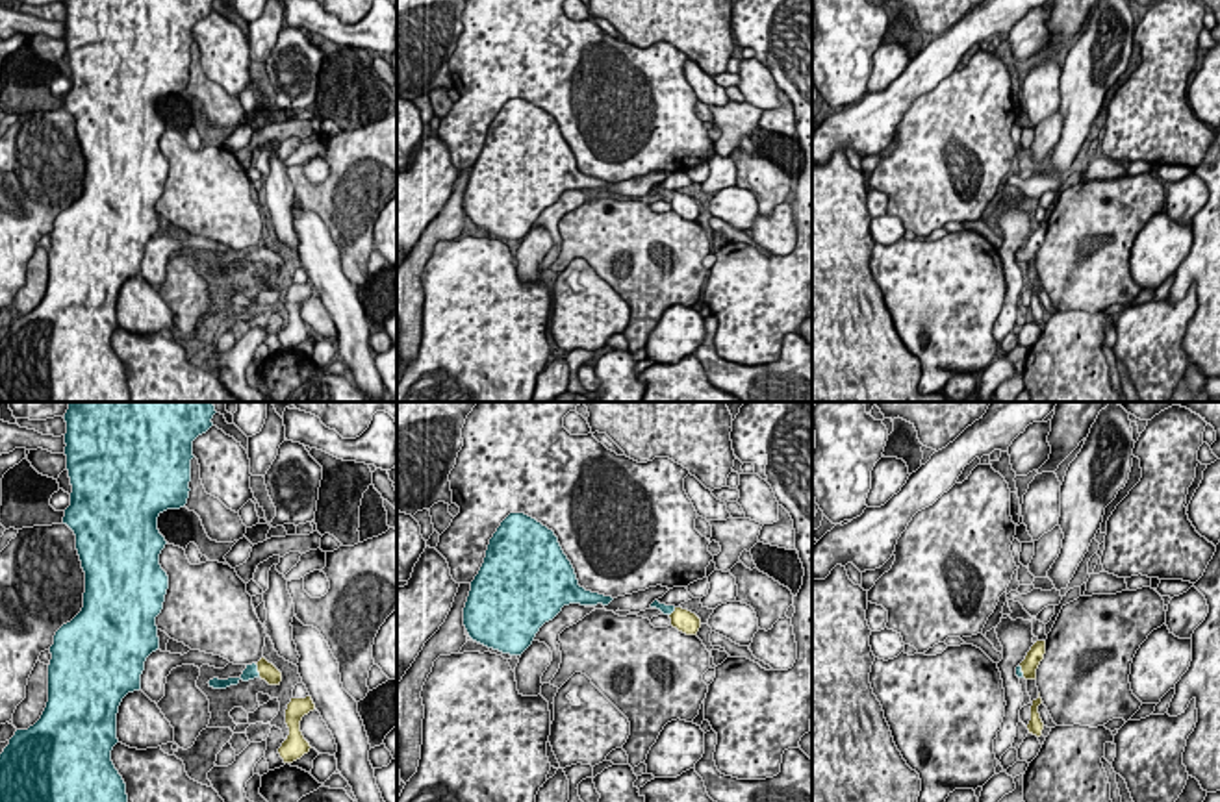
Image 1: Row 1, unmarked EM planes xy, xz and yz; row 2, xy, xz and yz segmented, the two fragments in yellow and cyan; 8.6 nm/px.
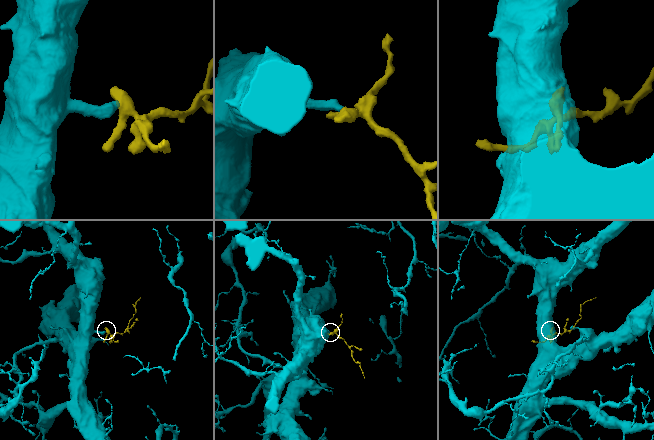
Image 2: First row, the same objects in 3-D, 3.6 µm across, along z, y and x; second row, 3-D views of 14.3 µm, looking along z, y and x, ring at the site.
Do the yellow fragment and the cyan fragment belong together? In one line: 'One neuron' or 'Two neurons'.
One neuron

